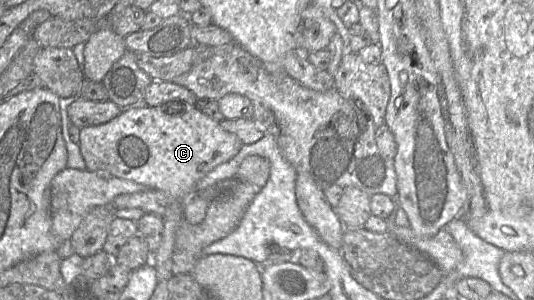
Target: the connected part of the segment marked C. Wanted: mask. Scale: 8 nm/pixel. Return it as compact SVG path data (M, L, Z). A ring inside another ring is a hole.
M144 104L136 105L122 112L109 122L96 126L81 128L78 146L84 158L86 169L91 172L106 172L105 176L131 180L148 188L168 194L176 202L172 202L164 219L164 231L160 246L150 252L150 263L156 270L158 282L169 280L173 275L172 253L175 233L183 221L183 206L194 195L197 182L218 165L229 161L241 149L239 138L225 129L219 122L202 113L194 105L187 104L187 108L179 113L171 113L166 108L149 107Z

